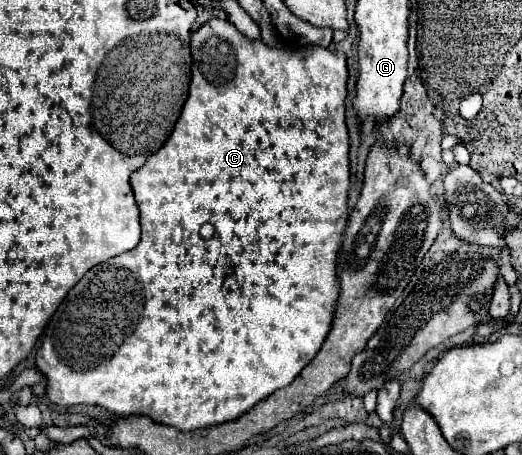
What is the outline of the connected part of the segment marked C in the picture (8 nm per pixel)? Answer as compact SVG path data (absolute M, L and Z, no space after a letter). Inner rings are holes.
M212 18L210 22L206 22L200 30L196 30L192 34L192 82L190 82L190 94L188 100L182 108L180 120L176 122L170 138L166 140L166 144L152 154L146 164L136 170L130 178L132 182L132 190L136 196L136 204L140 208L140 224L142 224L142 240L134 250L128 250L124 254L118 254L98 266L94 266L92 270L88 270L82 280L66 294L62 306L58 306L58 310L52 316L68 316L68 340L60 340L60 336L44 336L42 344L36 352L36 366L38 370L46 376L46 396L50 398L50 402L58 404L58 406L72 406L72 404L94 404L94 406L102 406L118 416L134 416L134 414L142 414L142 416L150 416L152 420L166 424L166 426L174 426L178 430L194 430L194 428L204 428L210 424L222 424L232 420L234 416L244 414L246 410L250 410L256 402L268 398L272 392L288 386L294 376L316 356L316 352L320 350L330 324L332 324L332 316L336 312L336 300L338 300L338 272L336 272L336 256L338 250L342 246L342 238L344 238L344 230L348 224L348 190L350 190L350 160L348 160L348 150L350 150L350 136L348 136L348 128L346 128L346 80L348 80L348 68L346 68L346 54L344 52L336 52L336 50L324 50L320 46L304 46L298 50L282 50L282 48L270 48L266 46L262 40L250 40L246 36L242 36L236 26L230 20L220 20L220 18ZM226 268L232 268L232 274L226 274ZM64 348L68 348L68 368L64 368Z

